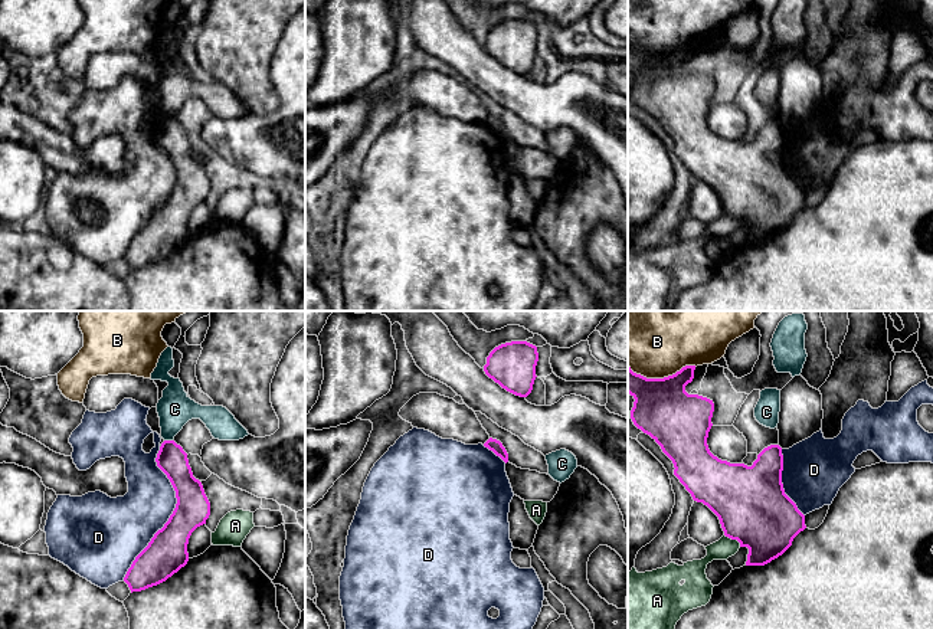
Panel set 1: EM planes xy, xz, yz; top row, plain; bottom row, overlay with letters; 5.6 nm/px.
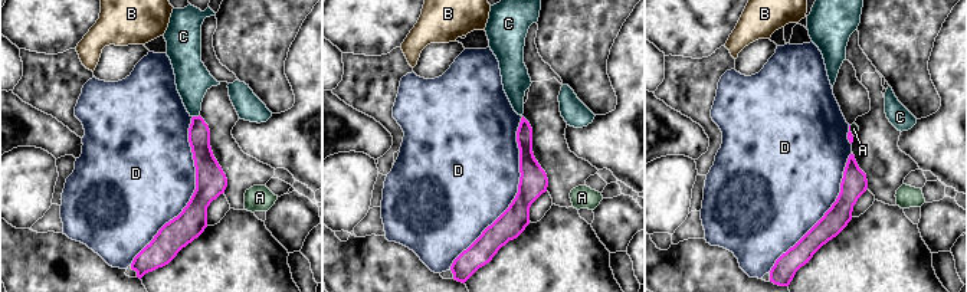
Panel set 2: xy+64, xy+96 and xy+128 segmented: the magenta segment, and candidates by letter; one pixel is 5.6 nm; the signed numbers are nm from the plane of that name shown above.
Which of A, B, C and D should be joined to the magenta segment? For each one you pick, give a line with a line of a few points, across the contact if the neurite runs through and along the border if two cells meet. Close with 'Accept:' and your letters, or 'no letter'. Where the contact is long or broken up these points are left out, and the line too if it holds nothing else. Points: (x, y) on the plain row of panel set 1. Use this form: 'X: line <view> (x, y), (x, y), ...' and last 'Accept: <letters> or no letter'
Accept: no letter

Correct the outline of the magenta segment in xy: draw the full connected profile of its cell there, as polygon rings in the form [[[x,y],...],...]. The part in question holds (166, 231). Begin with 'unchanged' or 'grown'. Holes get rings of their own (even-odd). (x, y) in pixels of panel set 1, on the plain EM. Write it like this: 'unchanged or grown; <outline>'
unchanged; [[[164,118],[156,140],[170,157],[177,181],[164,204],[128,246],[124,259],[131,271],[157,263],[184,245],[189,239],[189,216],[210,193],[210,180],[203,163],[193,154],[187,131],[180,122]]]

